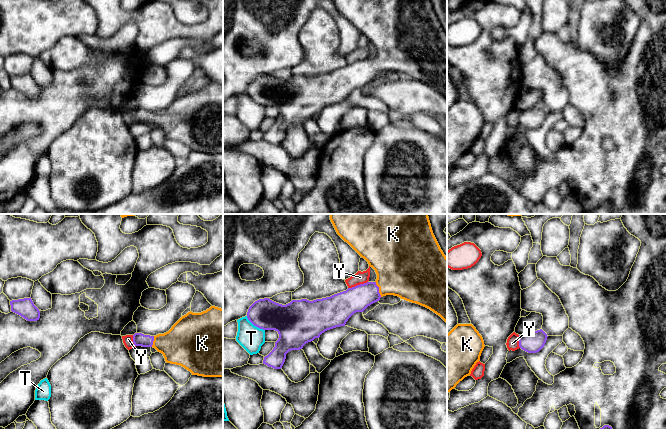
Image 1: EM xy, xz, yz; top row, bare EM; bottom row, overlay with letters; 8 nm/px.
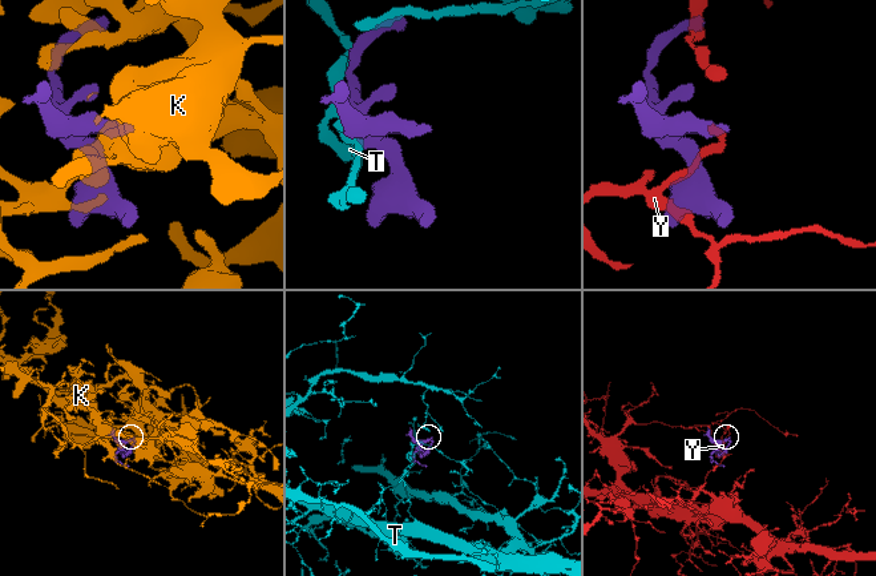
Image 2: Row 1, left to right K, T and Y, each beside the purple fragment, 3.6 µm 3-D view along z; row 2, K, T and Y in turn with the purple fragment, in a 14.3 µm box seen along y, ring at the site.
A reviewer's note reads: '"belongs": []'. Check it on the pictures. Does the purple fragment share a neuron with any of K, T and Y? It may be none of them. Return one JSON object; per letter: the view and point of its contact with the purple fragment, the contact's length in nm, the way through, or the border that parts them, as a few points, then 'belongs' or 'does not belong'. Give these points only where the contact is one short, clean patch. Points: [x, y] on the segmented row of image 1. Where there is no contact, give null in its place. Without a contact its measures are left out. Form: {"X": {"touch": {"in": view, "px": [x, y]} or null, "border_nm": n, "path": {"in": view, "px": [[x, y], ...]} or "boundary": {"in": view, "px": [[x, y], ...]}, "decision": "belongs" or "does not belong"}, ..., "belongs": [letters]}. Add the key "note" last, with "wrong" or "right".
{"K": {"touch": {"in": "xz", "px": [378, 289]}, "border_nm": 140, "path": {"in": "xz", "px": [[356, 299], [378, 289], [390, 281], [402, 269]]}, "decision": "belongs"}, "T": {"touch": {"in": "xz", "px": [255, 325]}, "border_nm": 190, "decision": "does not belong"}, "Y": {"touch": {"in": "xz", "px": [357, 285]}, "border_nm": 170, "boundary": {"in": "xz", "px": [[367, 281], [348, 288]]}, "decision": "does not belong"}, "belongs": ["K"], "note": "wrong"}

